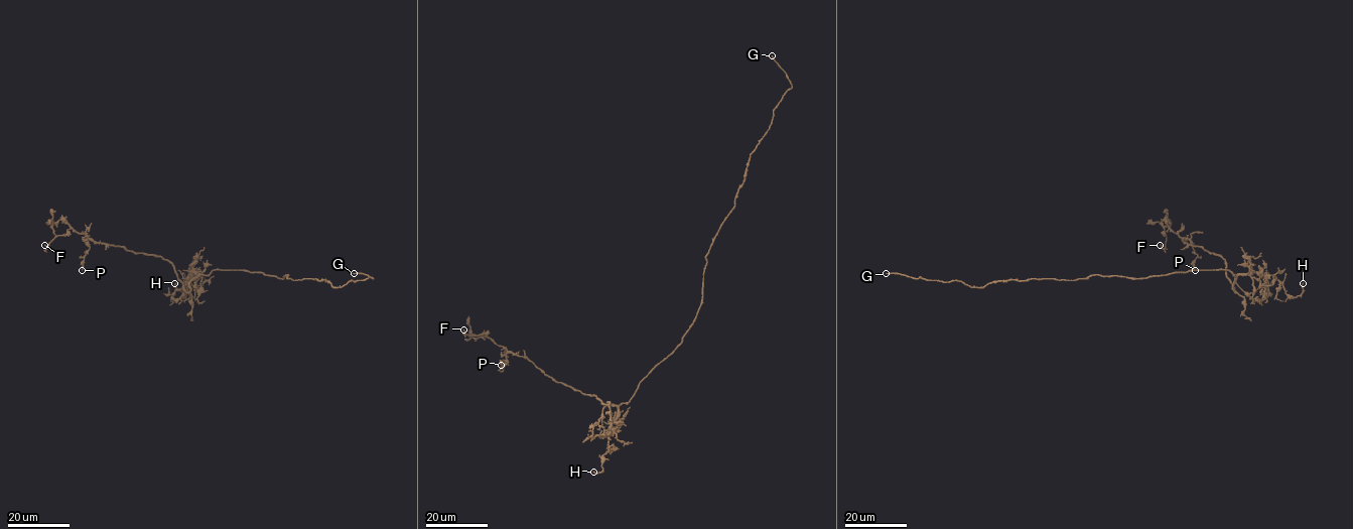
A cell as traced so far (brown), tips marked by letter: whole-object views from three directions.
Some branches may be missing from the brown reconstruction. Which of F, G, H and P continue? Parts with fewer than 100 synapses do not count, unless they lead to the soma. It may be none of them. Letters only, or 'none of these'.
G

